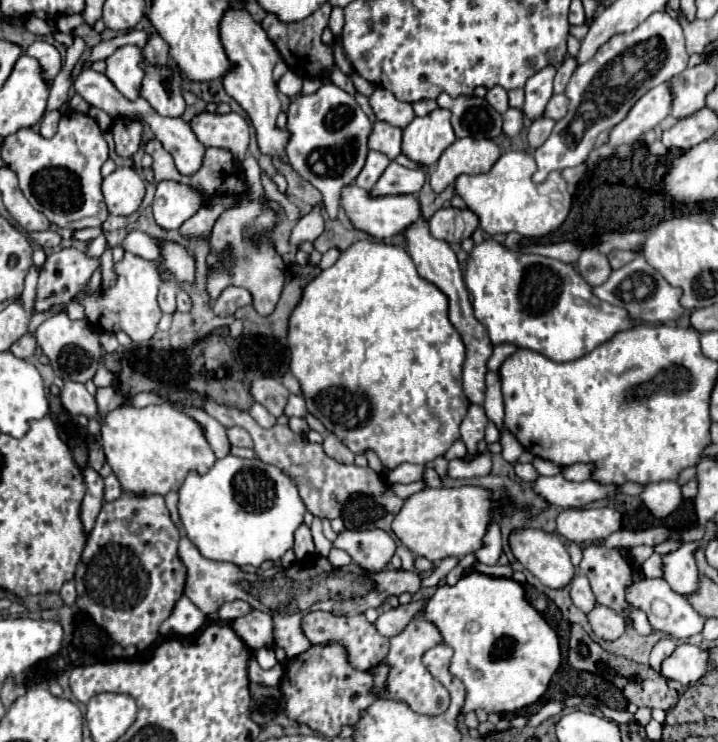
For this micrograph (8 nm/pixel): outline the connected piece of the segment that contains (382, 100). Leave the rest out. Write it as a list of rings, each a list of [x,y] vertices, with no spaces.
[[[376,87],[376,91],[370,95],[370,107],[380,121],[386,121],[400,129],[404,129],[410,119],[414,119],[412,105],[394,99],[394,95],[390,95],[390,91],[382,87]]]

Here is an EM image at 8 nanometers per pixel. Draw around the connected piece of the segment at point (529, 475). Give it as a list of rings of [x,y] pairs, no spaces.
[[[518,463],[516,465],[516,475],[522,479],[522,481],[534,481],[538,477],[536,469],[532,463]]]

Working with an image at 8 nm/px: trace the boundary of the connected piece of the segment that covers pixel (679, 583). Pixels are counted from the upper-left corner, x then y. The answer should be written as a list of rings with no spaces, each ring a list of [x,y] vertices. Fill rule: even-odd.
[[[682,543],[678,551],[672,551],[664,557],[664,579],[672,591],[680,593],[682,597],[694,595],[700,583],[700,573],[692,557],[692,549],[694,543]]]

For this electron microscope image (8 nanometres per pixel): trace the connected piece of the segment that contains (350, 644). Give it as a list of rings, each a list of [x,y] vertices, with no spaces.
[[[312,611],[304,617],[302,629],[304,629],[304,635],[312,641],[312,645],[326,645],[326,643],[334,641],[334,643],[346,647],[348,661],[358,671],[368,671],[370,667],[374,667],[374,663],[380,663],[388,655],[388,649],[390,649],[388,637],[380,635],[374,629],[374,625],[362,613],[360,615],[340,615],[338,617],[338,615],[328,613],[328,611]]]

